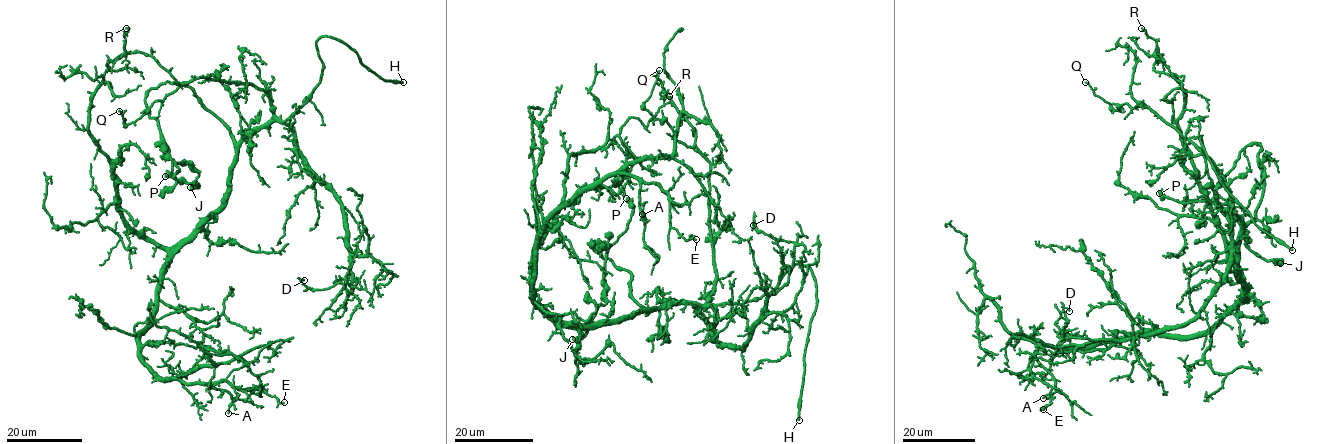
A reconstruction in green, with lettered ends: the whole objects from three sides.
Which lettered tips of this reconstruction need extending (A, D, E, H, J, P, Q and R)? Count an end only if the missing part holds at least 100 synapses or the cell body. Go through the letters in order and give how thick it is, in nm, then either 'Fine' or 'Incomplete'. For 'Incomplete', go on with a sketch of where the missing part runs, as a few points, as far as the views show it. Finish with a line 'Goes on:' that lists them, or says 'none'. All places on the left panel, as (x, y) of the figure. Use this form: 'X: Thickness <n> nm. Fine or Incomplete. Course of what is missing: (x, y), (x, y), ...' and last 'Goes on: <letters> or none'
A: Thickness 160 nm. Fine
D: Thickness 160 nm. Fine
E: Thickness 240 nm. Fine
H: Thickness 320 nm. Incomplete
J: Thickness 650 nm. Fine
P: Thickness 500 nm. Fine
Q: Thickness 130 nm. Fine
R: Thickness 130 nm. Fine
Goes on: H

